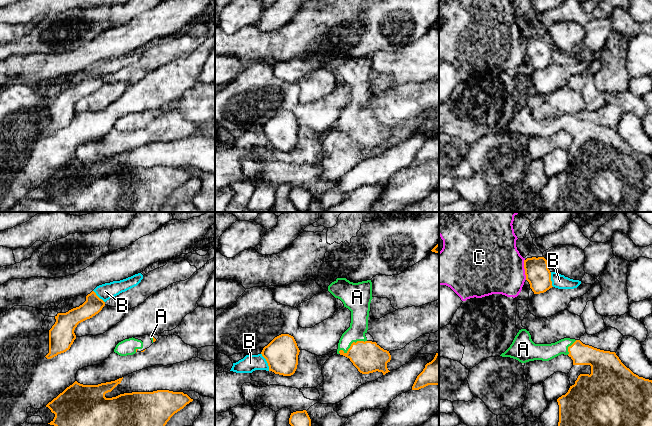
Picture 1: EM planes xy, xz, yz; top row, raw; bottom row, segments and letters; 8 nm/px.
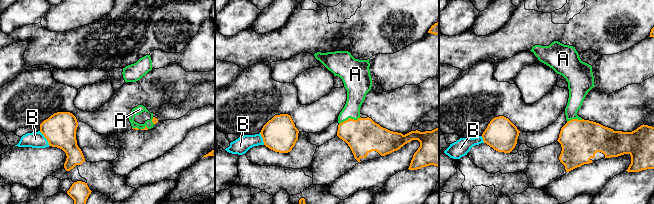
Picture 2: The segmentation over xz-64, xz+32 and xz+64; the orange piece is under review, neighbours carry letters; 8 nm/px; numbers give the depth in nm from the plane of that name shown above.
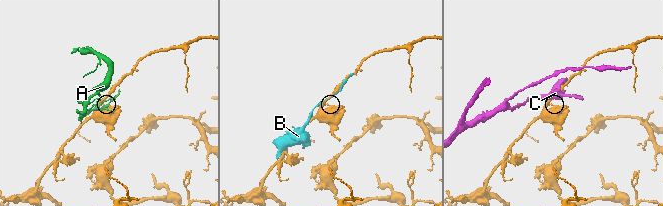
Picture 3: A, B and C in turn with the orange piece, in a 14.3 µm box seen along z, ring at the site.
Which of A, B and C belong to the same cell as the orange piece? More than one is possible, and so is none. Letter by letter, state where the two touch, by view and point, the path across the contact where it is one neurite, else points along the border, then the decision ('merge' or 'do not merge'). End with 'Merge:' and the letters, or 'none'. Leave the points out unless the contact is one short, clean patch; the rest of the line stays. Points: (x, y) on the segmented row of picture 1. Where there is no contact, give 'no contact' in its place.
A: meets orange in xz at (351, 344); runs through xz (368, 357), (351, 344), (358, 327); merge
B: meets orange in xz at (267, 362); do not merge
C: meets orange in yz at (524, 268); do not merge
Merge: A

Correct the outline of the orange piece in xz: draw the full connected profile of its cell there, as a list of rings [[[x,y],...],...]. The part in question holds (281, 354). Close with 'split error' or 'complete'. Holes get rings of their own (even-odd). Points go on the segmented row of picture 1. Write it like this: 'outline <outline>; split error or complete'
outline [[[281,334],[275,337],[261,352],[269,371],[283,376],[291,376],[298,365],[299,348],[293,336]]]; complete

